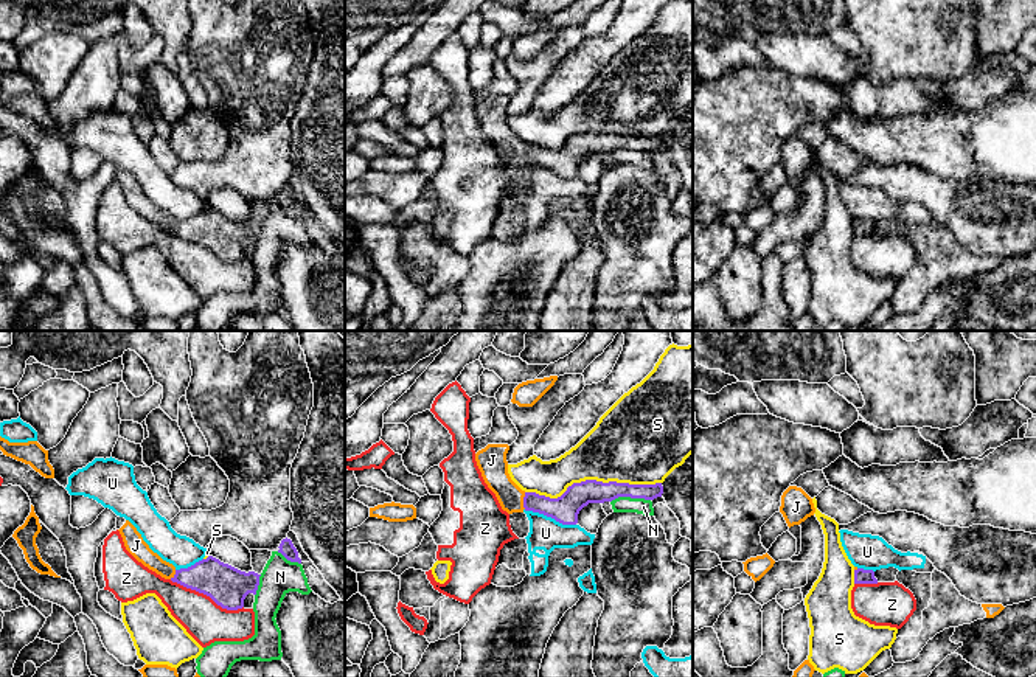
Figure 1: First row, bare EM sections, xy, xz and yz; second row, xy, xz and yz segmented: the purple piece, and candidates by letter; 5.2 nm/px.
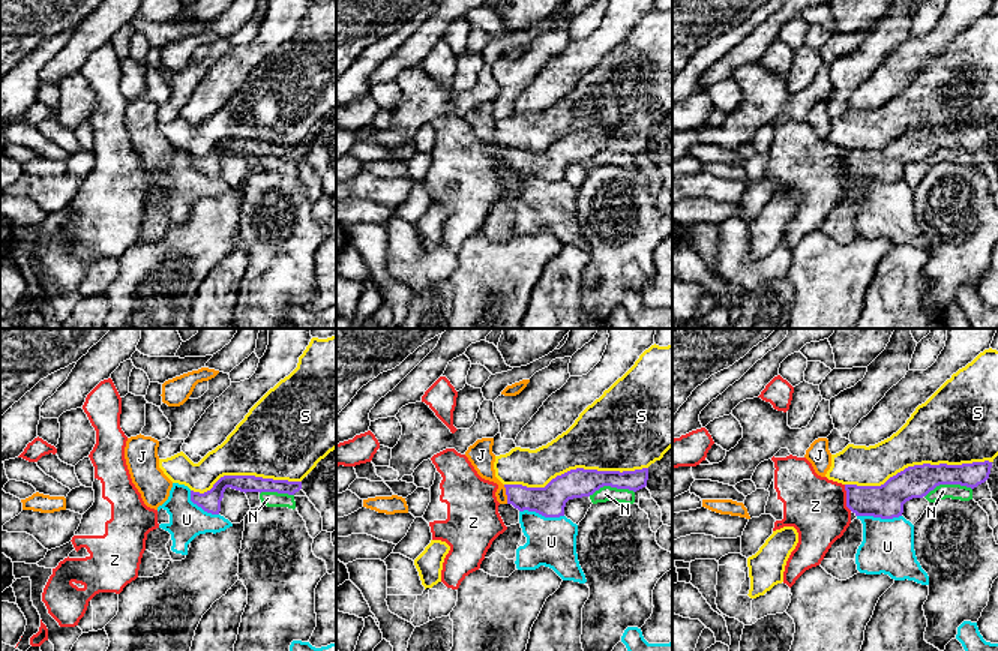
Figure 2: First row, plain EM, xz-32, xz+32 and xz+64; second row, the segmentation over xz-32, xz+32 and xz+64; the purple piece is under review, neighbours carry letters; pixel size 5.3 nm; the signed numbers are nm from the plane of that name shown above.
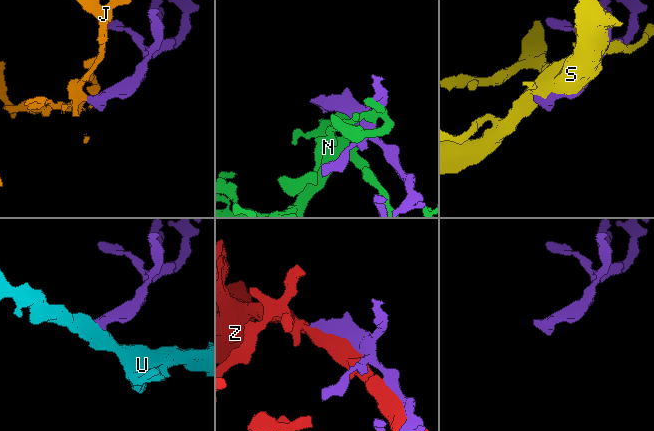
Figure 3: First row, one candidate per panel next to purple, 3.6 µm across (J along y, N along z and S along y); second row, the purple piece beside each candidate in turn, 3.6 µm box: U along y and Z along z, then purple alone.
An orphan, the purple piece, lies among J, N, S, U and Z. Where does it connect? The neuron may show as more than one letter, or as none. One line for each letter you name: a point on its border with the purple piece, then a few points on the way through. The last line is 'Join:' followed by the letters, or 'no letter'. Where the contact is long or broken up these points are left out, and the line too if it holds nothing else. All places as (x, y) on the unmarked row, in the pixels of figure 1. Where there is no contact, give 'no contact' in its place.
J: contact xz (524, 152); way xz (566, 160), (552, 160), (524, 152), (496, 129), (493, 117)
Join: J

